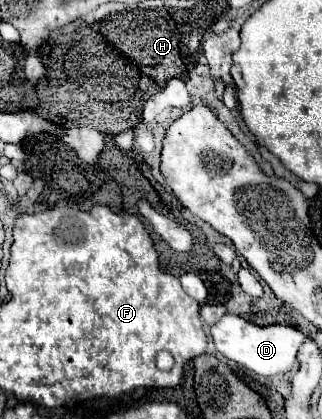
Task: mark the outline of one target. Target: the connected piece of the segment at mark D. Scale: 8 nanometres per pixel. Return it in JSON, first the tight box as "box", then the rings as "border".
{"box":[211,315,301,377],"border":[[[225,315],[219,323],[211,327],[211,335],[217,343],[221,343],[221,355],[263,377],[291,371],[291,367],[297,363],[297,349],[301,345],[301,331],[295,327],[281,323],[261,327],[237,315]]]}

